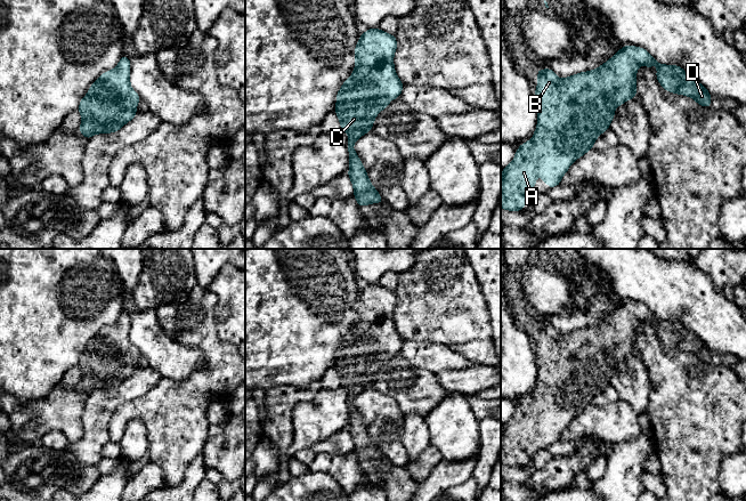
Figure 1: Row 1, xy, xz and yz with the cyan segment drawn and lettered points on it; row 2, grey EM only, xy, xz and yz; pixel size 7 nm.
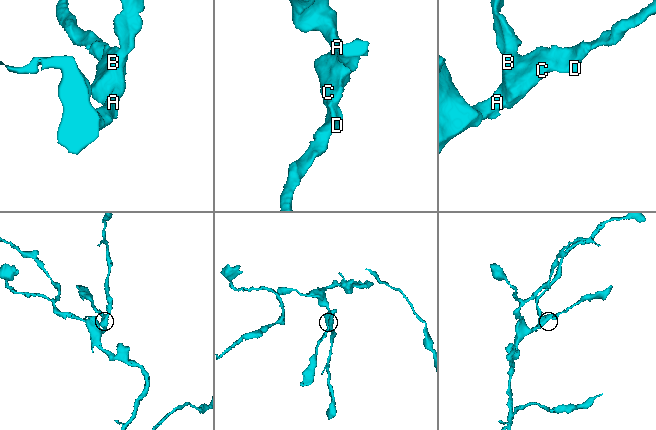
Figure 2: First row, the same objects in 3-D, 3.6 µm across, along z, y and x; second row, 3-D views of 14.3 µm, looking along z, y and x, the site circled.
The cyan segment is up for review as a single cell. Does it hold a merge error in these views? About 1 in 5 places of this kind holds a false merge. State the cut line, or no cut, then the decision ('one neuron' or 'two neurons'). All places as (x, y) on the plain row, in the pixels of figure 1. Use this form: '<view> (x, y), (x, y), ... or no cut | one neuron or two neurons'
no cut | one neuron

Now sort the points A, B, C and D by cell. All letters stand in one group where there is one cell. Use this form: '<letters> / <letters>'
A B C D

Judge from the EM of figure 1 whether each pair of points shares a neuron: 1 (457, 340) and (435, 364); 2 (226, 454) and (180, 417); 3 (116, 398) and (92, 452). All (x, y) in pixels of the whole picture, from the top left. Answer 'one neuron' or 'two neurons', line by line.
1: two neurons
2: two neurons
3: one neuron

